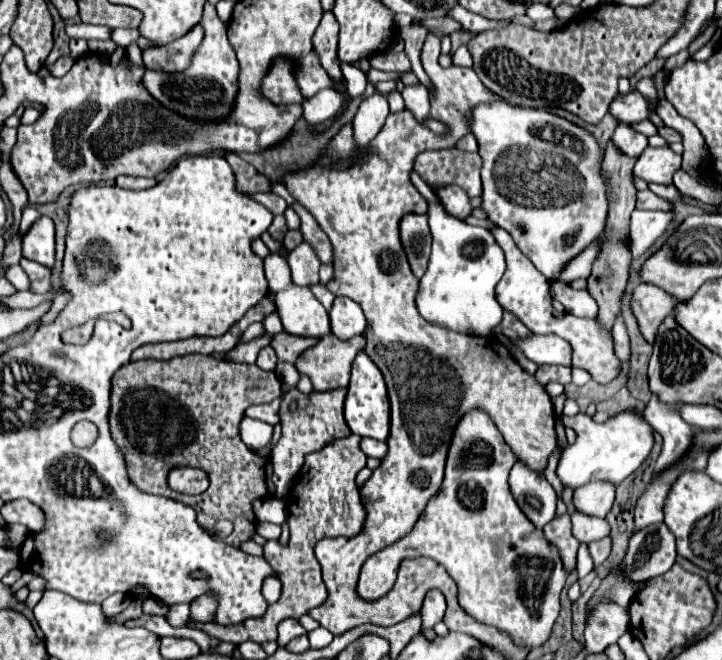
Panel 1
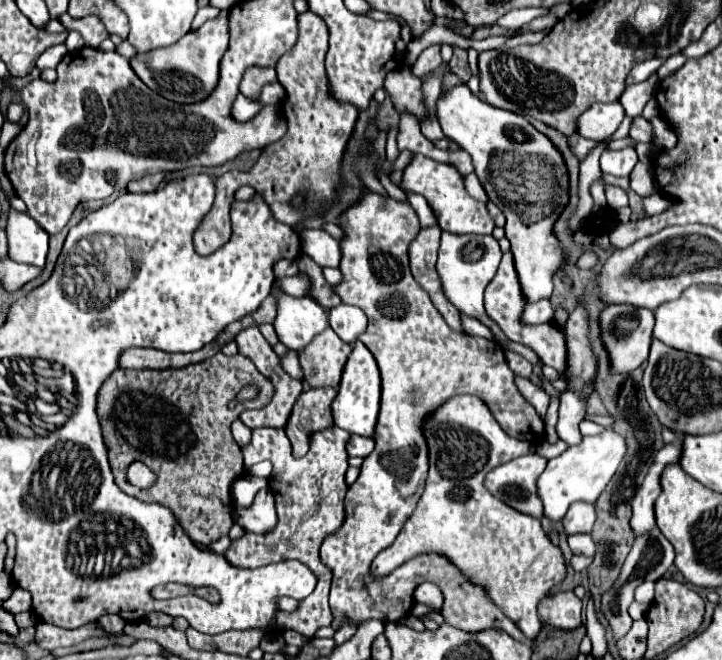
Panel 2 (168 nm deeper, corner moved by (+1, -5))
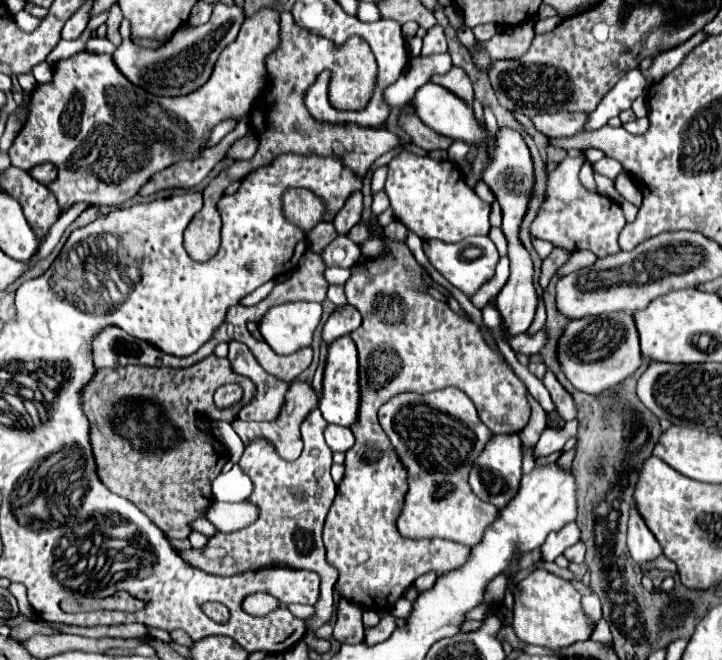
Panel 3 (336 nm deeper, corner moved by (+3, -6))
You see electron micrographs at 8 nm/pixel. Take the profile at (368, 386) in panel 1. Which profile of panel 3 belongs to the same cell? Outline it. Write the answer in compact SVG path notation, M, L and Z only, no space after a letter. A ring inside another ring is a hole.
M350 336L338 338L336 342L328 344L326 354L326 366L322 376L322 396L318 400L318 408L322 412L322 418L330 424L350 426L356 422L358 416L358 404L360 404L360 388L358 388L358 352Z

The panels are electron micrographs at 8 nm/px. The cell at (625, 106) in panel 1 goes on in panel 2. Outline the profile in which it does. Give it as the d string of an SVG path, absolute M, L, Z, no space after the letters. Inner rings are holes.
M618 101L592 105L578 119L578 135L592 141L604 141L612 137L612 133L618 129L624 117L626 117L624 107Z

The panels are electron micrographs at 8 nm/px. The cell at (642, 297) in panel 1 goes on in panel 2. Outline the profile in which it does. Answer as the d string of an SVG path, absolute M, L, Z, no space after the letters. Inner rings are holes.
M608 305L600 313L602 321L602 337L610 353L614 373L630 373L640 367L650 351L652 329L654 329L654 311L634 307L634 305Z

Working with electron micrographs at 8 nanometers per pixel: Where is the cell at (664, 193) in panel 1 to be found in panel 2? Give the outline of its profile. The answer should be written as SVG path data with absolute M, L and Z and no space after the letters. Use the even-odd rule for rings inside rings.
M638 163L630 175L630 187L640 195L640 197L650 197L652 193L658 191L658 187L654 185L654 175L652 175L652 167L646 163Z

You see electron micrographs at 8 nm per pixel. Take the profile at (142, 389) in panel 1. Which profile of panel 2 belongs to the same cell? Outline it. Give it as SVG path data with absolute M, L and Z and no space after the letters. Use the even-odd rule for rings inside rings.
M216 353L184 369L116 369L98 393L98 417L102 419L104 443L116 485L140 501L176 509L174 515L192 541L206 547L216 543L234 525L232 487L246 473L230 425L244 409L266 407L272 395L274 385L270 379L258 373L244 355L226 357ZM246 383L260 387L258 399L230 409L228 403ZM166 401L174 401L182 413L166 413ZM134 461L142 461L158 475L154 487L138 489L128 483L126 469Z

